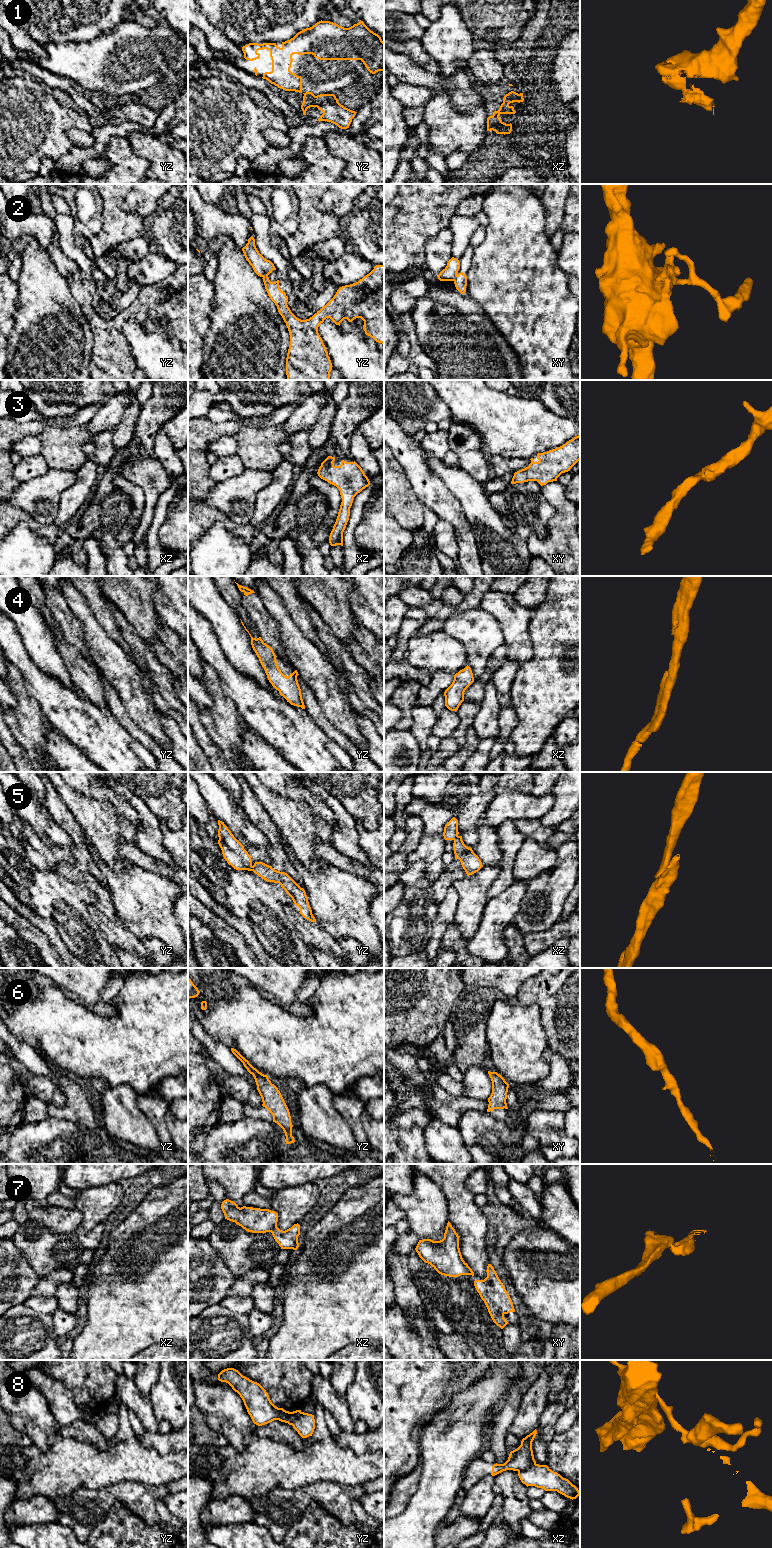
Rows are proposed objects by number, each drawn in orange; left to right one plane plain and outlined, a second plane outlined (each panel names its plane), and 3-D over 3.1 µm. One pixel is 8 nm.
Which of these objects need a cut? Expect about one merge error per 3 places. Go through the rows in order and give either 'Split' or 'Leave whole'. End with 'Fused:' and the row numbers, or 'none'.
1: Split
2: Split
3: Leave whole
4: Leave whole
5: Split
6: Leave whole
7: Split
8: Split
Fused: 1, 2, 5, 7, 8

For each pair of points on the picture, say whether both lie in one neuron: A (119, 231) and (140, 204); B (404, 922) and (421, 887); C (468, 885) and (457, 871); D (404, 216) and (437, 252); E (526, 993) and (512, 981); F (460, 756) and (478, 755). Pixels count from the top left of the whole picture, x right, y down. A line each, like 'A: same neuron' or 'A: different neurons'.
A: different neurons
B: same neuron
C: different neurons
D: different neurons
E: different neurons
F: different neurons

